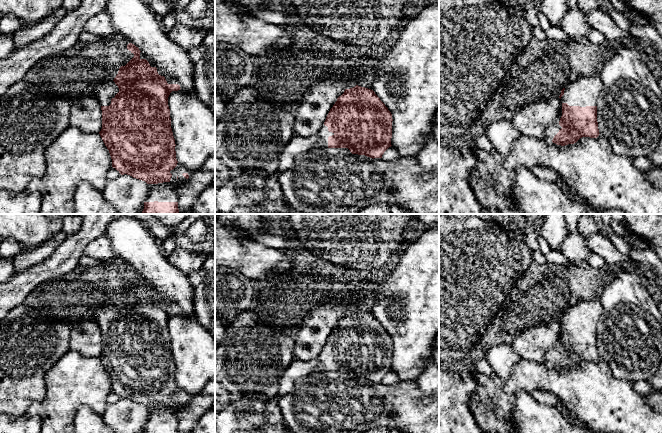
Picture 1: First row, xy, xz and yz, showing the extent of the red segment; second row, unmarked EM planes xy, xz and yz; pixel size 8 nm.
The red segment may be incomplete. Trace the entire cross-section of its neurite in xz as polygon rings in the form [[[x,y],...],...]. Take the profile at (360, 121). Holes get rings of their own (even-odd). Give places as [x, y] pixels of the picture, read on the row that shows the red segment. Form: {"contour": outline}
{"contour": [[[356,85],[345,89],[344,93],[330,109],[320,130],[310,136],[298,138],[296,135],[282,150],[279,166],[275,175],[288,170],[300,153],[327,148],[348,148],[352,154],[365,155],[370,158],[382,158],[391,147],[392,114],[371,89]]]}

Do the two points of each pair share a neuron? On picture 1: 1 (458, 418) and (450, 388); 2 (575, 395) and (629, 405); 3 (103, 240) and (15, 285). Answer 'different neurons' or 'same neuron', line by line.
1: same neuron
2: same neuron
3: different neurons

